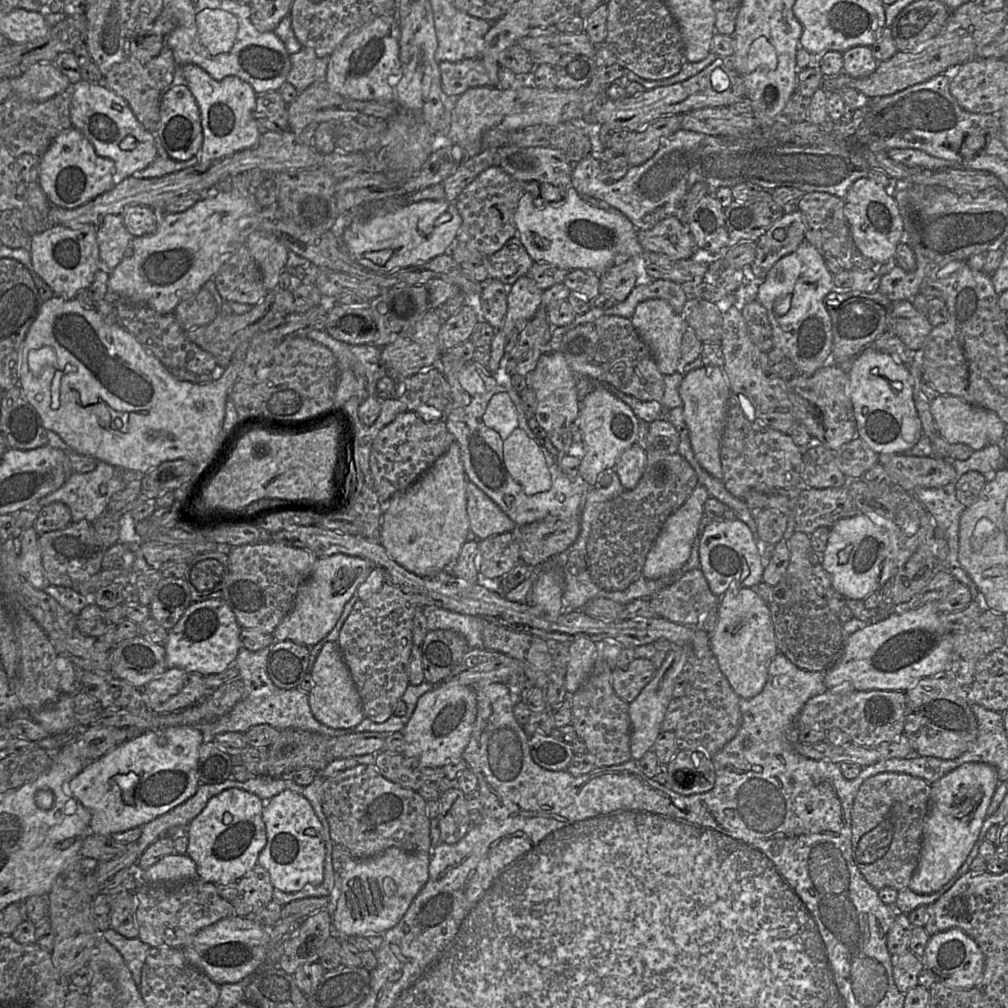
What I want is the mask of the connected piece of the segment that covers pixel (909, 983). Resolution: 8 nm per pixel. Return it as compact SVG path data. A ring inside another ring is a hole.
M907 950L902 954L891 955L891 963L896 987L905 995L918 985L918 977L925 968L923 959Z

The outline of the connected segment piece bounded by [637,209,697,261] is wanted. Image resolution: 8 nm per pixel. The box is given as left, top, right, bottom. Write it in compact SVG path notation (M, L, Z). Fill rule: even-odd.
M684 209L684 219L680 219L677 216L669 216L656 223L652 228L639 230L637 233L637 240L641 245L644 253L665 254L672 261L691 258L694 255L695 251L697 250L694 238L690 232L688 224L685 221L685 209Z

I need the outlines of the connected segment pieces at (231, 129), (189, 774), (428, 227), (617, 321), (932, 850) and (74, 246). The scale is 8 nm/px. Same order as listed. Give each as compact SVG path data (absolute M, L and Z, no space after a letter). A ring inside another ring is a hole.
M200 66L180 67L181 79L195 97L200 109L204 141L200 162L212 162L257 144L262 134L254 110L258 94L252 86L237 76L218 81Z
M181 725L172 726L164 729L156 729L150 731L139 732L123 744L111 750L109 753L89 763L79 774L77 774L69 783L69 788L72 796L76 798L85 808L91 813L89 823L89 833L94 833L102 836L112 836L114 833L125 832L132 828L142 827L153 819L167 813L176 806L182 804L192 797L199 786L197 774L197 762L199 749L205 742L206 738L199 729L199 726Z
M446 199L422 200L368 219L354 219L344 230L342 240L364 266L372 271L394 271L423 264L444 253L457 242L462 217L455 203Z
M604 316L569 330L561 341L559 352L577 378L588 377L608 383L622 393L642 402L661 402L665 388L664 375L658 370L649 348L629 318Z
M965 763L931 784L917 868L908 888L917 894L940 890L957 873L978 840L987 810L1000 783L997 771L985 763Z
M84 224L77 228L56 225L35 234L31 241L31 259L35 271L52 288L55 295L75 298L78 291L88 288L101 260L97 241L97 226Z

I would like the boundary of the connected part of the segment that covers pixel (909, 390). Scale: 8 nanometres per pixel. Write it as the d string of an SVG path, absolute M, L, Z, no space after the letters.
M867 346L853 360L849 371L849 398L857 436L878 456L908 453L922 436L922 423L913 399L913 377L908 365Z

